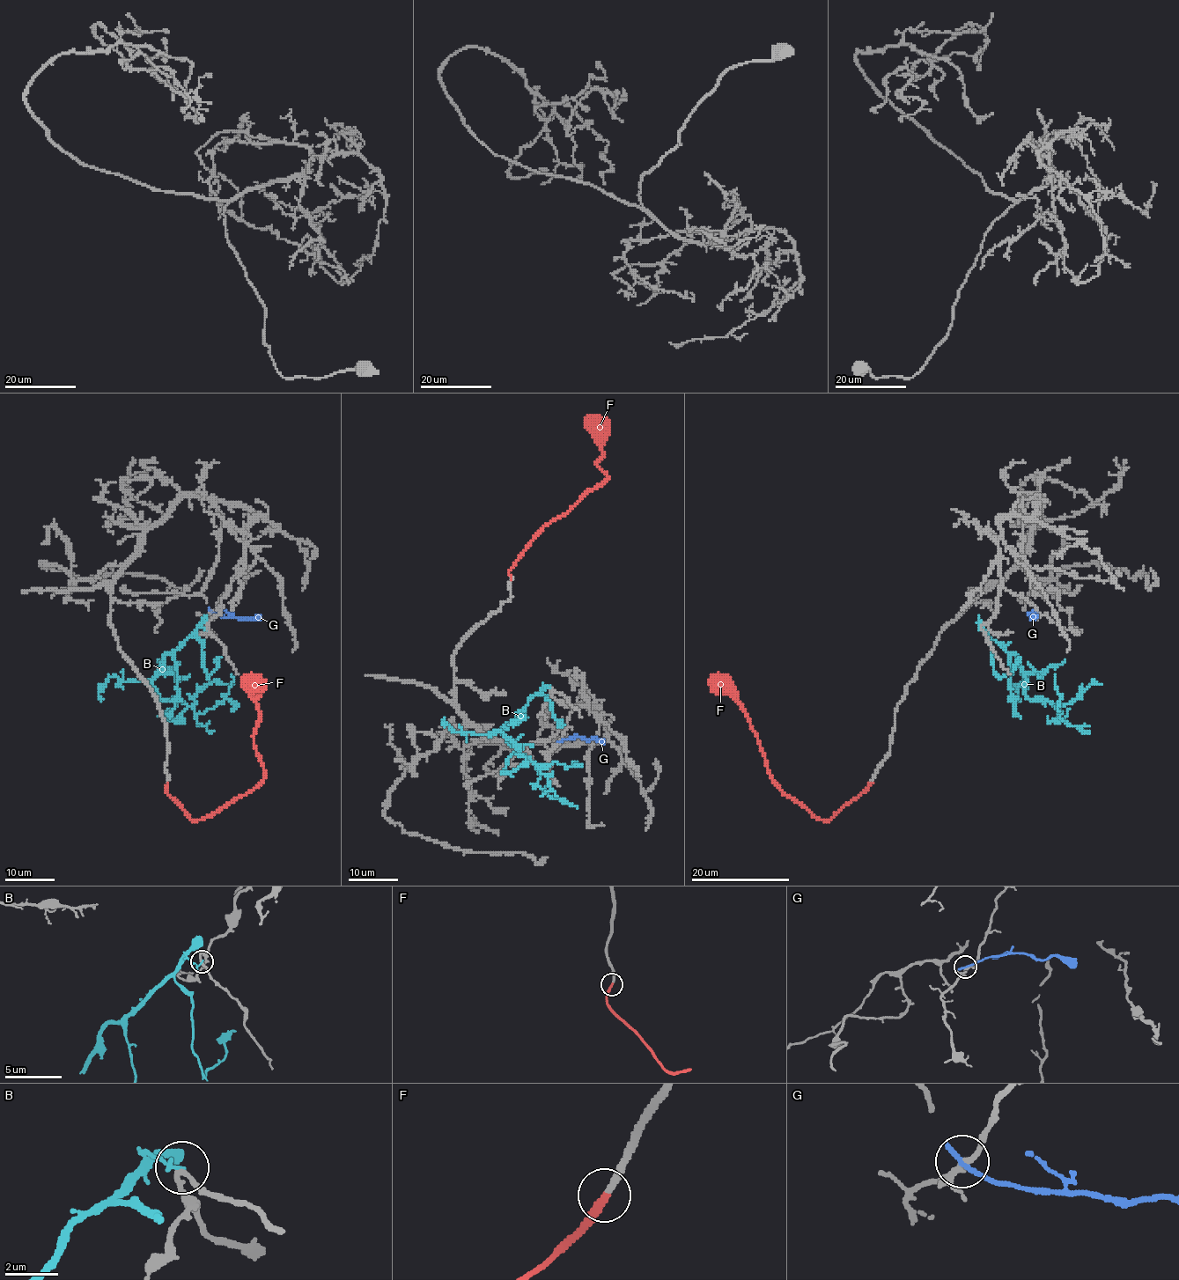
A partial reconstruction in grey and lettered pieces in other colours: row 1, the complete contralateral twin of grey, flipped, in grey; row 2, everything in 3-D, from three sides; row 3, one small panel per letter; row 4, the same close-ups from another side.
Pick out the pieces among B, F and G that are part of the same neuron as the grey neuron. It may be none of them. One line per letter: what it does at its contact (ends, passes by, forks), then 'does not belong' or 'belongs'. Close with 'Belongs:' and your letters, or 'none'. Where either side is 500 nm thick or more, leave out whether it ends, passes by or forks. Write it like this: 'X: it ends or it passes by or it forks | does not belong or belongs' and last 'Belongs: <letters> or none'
B: it ends | does not belong
F: it ends | belongs
G: it ends | does not belong
Belongs: F

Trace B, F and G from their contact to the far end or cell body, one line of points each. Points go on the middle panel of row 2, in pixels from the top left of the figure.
B: (550, 687), (543, 687), (495, 731), (501, 731), (534, 766), (538, 785), (550, 797), (563, 798), (576, 807)
F: (511, 577), (509, 570), (535, 534), (606, 478), (597, 466), (600, 450), (588, 425), (594, 419)
G: (556, 744), (575, 738), (599, 739), (603, 744)

